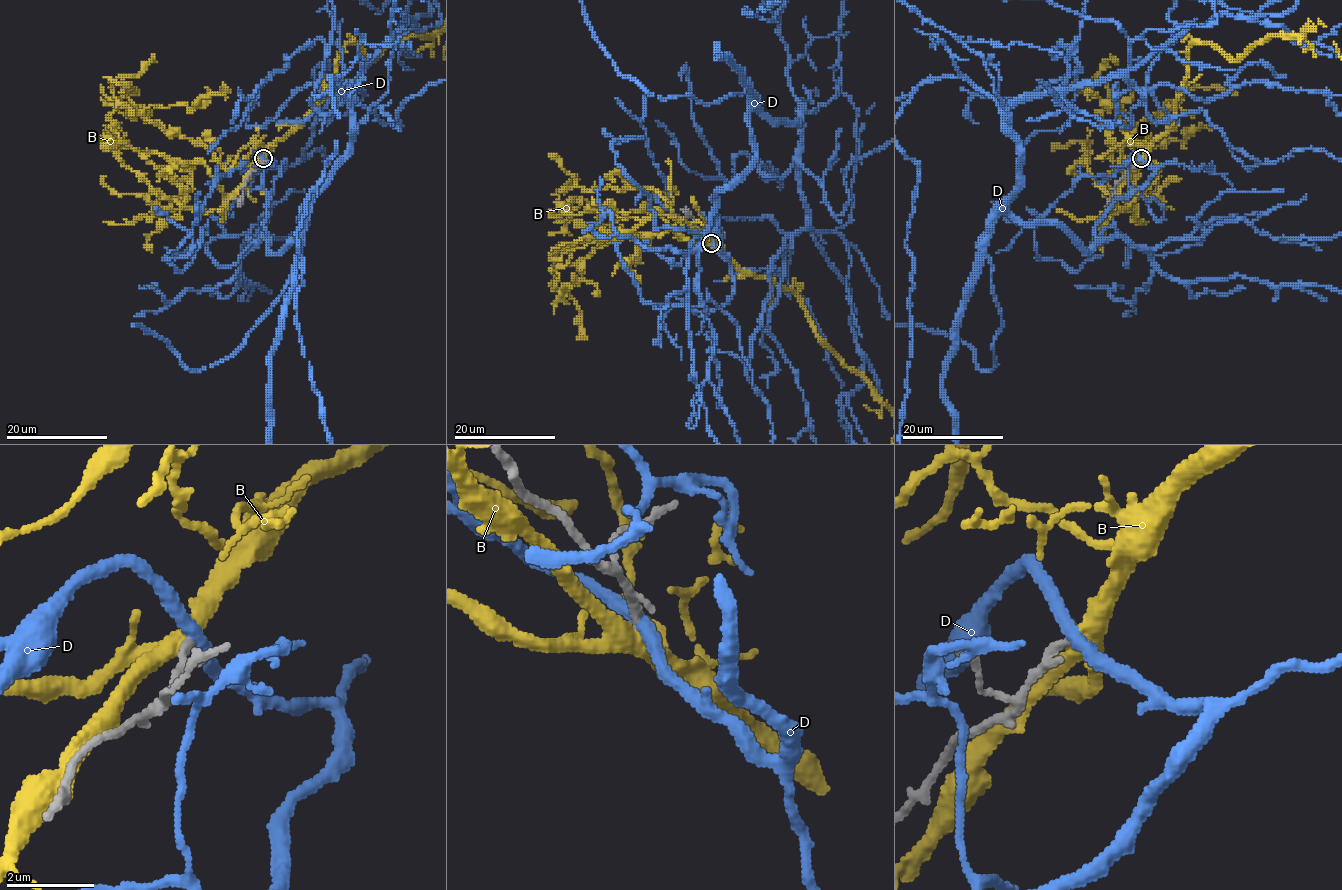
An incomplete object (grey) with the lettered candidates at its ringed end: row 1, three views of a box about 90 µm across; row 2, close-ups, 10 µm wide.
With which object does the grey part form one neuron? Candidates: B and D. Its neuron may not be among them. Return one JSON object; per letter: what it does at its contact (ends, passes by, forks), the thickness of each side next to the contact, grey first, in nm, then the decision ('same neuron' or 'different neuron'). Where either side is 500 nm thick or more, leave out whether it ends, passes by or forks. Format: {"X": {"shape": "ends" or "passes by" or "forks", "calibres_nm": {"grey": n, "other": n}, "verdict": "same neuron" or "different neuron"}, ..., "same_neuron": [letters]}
{"B": {"shape": "forks", "calibres_nm": {"grey": 130, "other": 360}, "verdict": "different neuron"}, "D": {"shape": "passes by", "calibres_nm": {"grey": 200, "other": 320}, "verdict": "different neuron"}, "same_neuron": []}

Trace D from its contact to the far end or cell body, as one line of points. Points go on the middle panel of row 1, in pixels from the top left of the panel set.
D: (711, 242), (728, 257), (712, 197), (752, 159), (749, 88), (702, 103), (648, 93), (617, 69)

